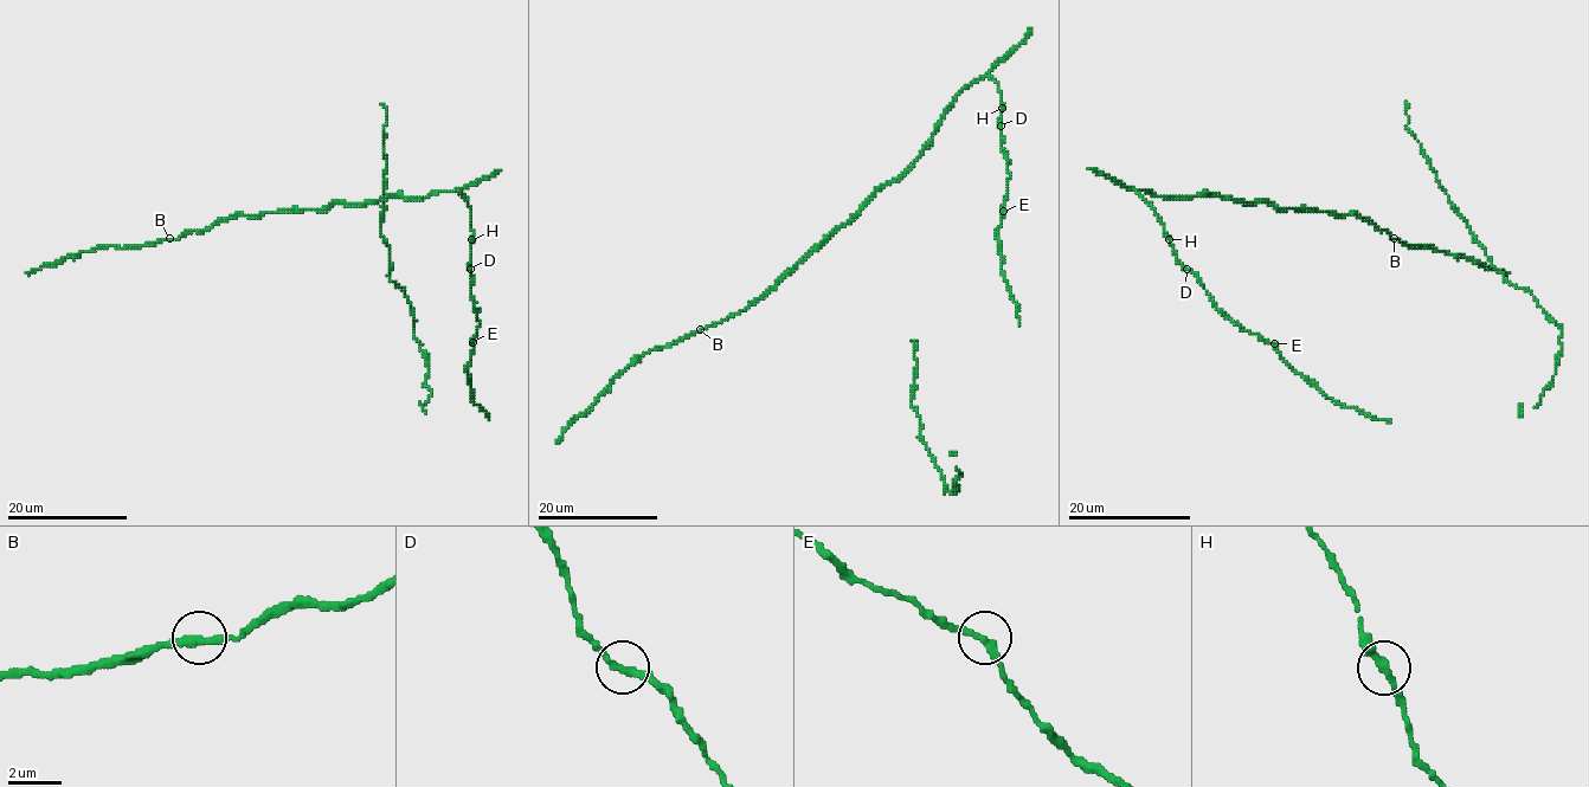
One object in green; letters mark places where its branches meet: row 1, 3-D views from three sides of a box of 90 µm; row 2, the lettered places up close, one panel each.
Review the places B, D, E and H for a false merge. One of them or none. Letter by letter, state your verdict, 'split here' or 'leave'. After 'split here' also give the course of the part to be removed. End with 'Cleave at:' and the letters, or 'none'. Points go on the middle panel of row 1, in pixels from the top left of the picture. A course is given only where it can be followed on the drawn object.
B: leave
D: leave
E: leave
H: leave
Cleave at: none

